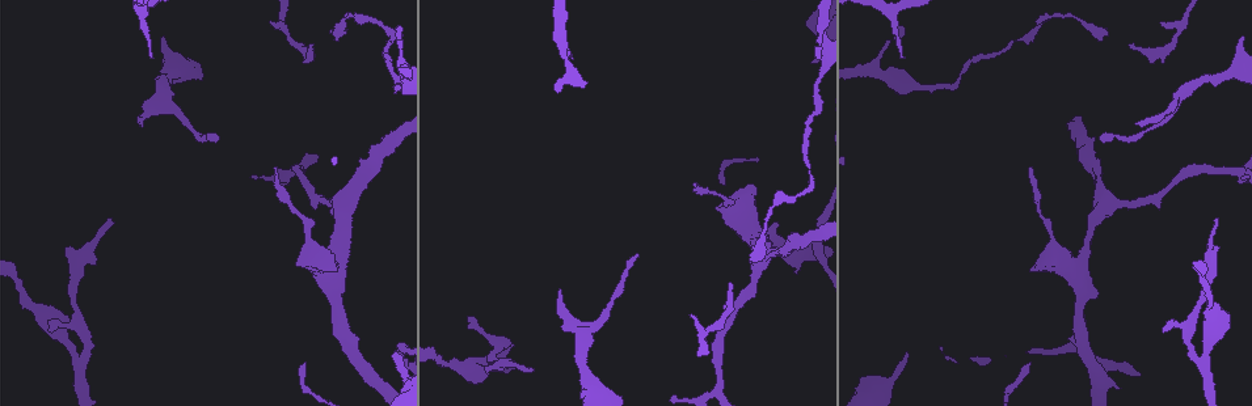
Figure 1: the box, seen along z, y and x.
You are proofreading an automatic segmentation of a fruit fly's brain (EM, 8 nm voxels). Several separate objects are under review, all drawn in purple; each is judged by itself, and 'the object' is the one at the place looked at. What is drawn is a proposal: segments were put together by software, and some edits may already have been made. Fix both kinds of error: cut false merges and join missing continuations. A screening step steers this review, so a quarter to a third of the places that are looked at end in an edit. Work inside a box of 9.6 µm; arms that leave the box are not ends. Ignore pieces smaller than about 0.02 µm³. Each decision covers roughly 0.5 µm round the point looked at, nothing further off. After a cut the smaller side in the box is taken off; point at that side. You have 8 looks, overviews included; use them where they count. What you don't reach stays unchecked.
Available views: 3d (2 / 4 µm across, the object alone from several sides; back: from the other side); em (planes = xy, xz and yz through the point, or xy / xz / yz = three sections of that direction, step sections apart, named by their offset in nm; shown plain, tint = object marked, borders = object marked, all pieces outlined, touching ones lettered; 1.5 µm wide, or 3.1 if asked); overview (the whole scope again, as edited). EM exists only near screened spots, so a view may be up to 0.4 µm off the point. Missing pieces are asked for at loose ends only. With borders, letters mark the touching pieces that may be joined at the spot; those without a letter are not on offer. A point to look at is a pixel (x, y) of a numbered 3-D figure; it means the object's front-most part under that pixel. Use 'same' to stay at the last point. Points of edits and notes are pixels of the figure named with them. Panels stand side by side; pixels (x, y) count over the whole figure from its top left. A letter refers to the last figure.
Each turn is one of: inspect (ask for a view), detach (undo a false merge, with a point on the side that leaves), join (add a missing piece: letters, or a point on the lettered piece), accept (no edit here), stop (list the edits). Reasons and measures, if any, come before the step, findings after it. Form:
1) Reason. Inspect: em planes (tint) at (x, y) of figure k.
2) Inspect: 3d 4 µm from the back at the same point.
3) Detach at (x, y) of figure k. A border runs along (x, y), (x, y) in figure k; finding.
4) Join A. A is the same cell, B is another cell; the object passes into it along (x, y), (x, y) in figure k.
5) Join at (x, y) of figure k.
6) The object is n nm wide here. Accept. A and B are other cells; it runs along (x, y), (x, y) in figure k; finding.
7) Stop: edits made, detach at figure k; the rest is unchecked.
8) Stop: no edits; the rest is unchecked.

An open end. Inspect: em planes (borders) at (141, 123) of figure 1.

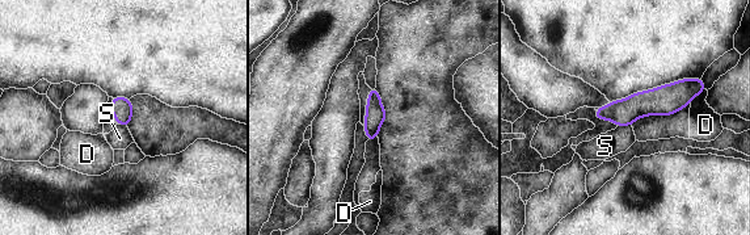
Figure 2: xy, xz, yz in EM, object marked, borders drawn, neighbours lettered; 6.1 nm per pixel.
Accept. D and S are other cells; a border runs along (631, 125), (618, 126) in figure 2; no lettered piece goes on from it.

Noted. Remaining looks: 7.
Branch stops here. Inspect: 3d 4 µm at (694, 183) of figure 1.

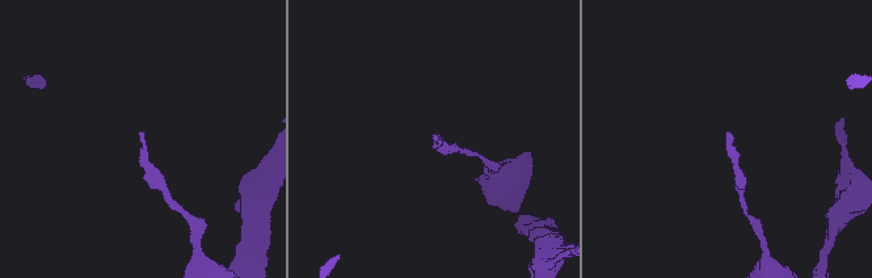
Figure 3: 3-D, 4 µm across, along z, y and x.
Inspect: em planes (borders) at (725, 133) of figure 3.

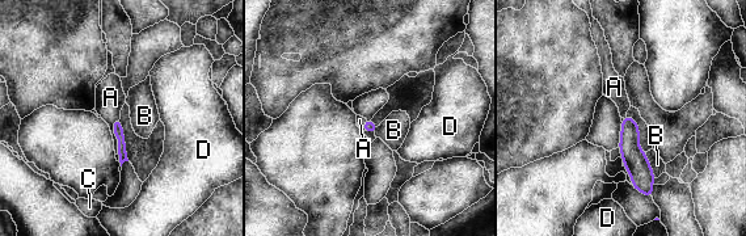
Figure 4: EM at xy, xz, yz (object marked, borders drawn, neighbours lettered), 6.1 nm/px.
Join A. A is the same cell, B, C and D are other cells; the neuron continues.

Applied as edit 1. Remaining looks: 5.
Inspect: overview.

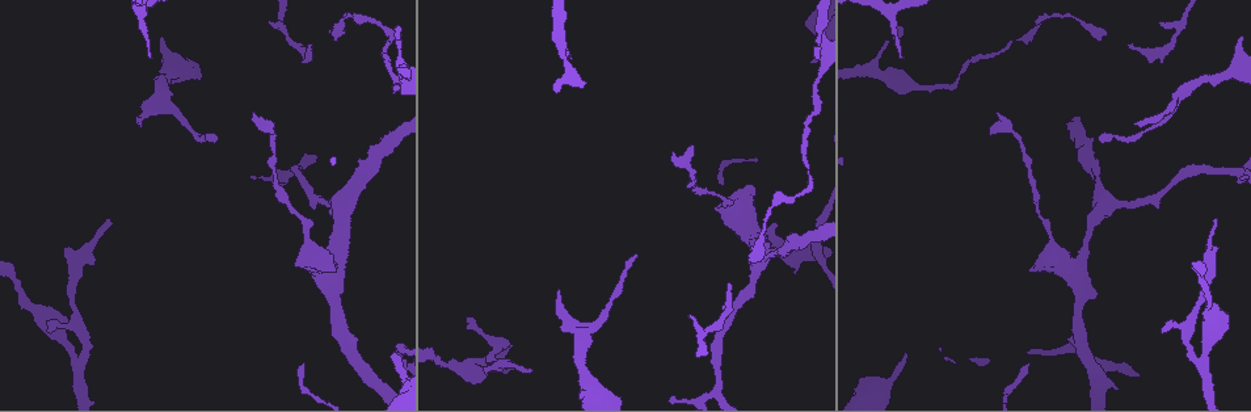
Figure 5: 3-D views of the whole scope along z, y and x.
Thin end. Inspect: em xz step 8 (borders) at (638, 255) of figure 5.

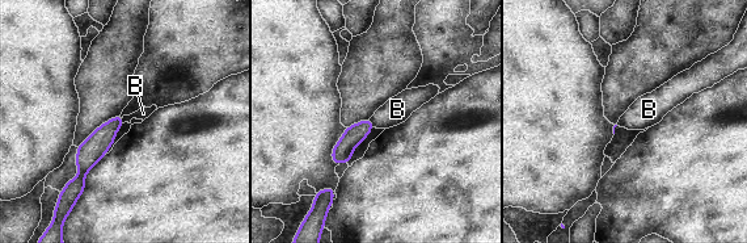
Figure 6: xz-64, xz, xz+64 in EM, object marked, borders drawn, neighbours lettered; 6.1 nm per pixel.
Accept. B is another cell; a border runs along (370, 118), (374, 126) in figure 6; none of them fits.

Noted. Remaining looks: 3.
Stop: edits made, join at figure 4; the rest is unchecked.

